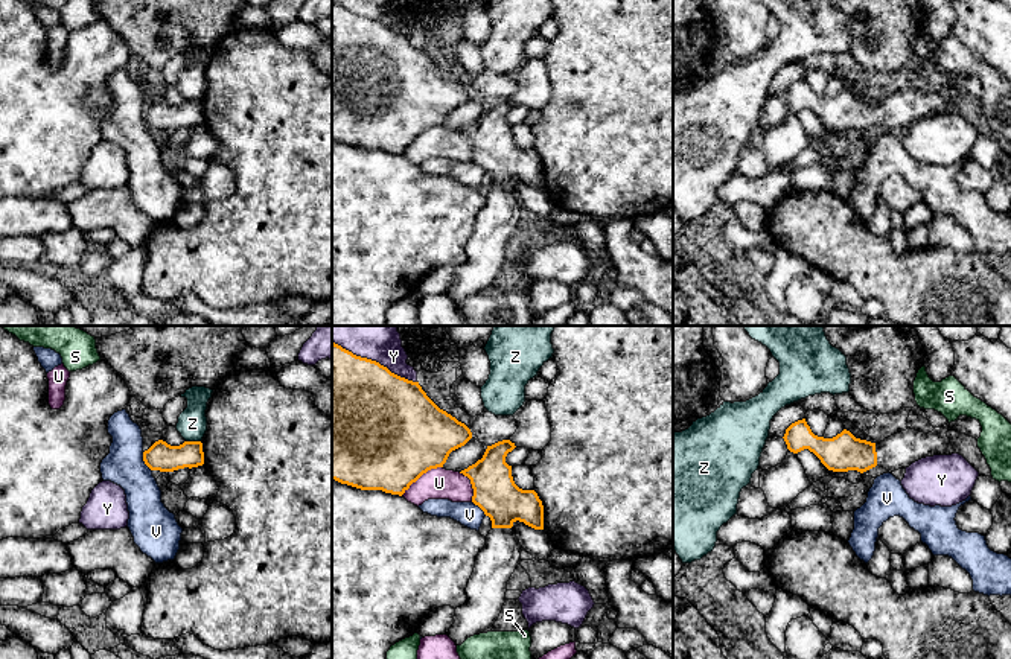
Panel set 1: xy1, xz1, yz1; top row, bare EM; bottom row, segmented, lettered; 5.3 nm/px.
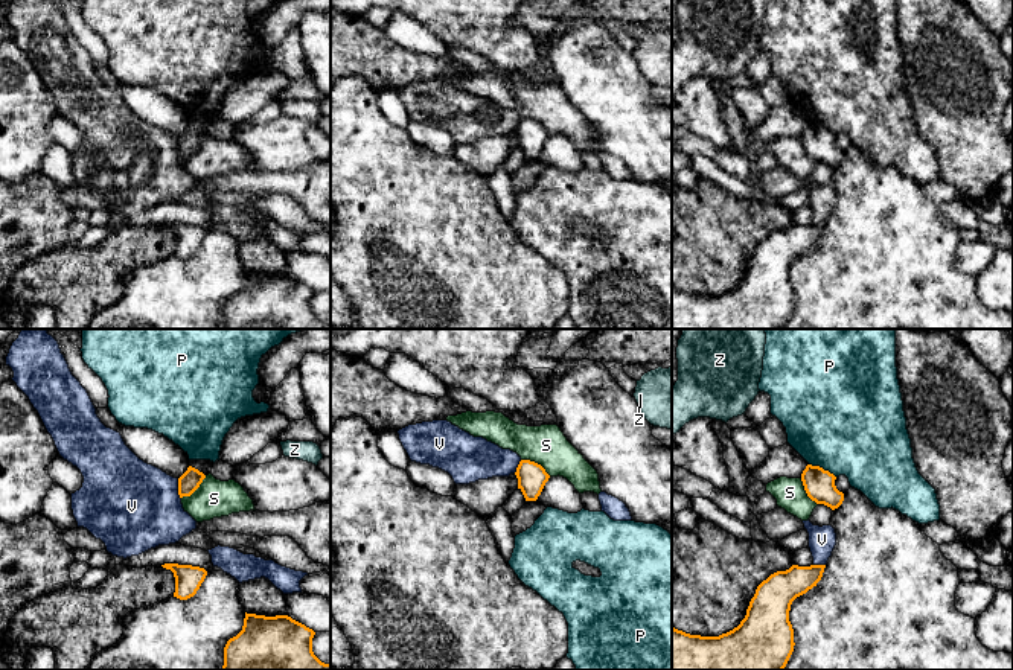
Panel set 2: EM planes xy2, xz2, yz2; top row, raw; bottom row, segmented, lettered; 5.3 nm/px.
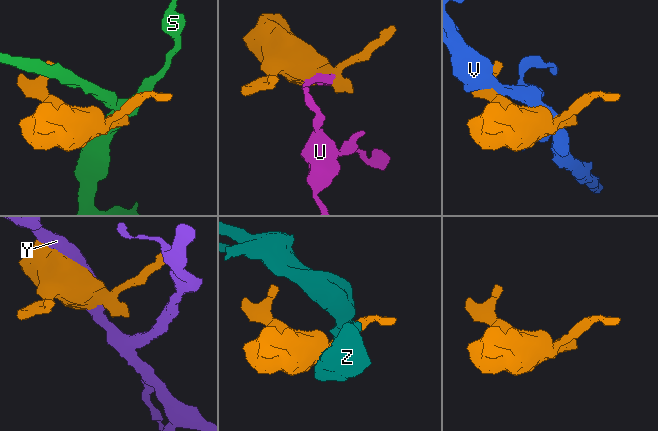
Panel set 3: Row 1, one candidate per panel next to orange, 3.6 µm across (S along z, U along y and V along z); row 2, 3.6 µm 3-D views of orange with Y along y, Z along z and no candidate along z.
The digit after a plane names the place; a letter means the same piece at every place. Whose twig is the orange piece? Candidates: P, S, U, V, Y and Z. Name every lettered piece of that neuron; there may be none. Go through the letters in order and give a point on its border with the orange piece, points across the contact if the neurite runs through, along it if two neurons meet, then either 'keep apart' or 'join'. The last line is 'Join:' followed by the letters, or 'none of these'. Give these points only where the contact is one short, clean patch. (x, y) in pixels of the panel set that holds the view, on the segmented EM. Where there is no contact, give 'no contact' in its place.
P: contact yz2 (821, 468); border yz2 (809, 463), (827, 469), (835, 477); keep apart
S: contact xz2 (536, 463); border xz2 (521, 459), (536, 462), (550, 475); keep apart
U: contact xz1 (420, 475); keep apart
V: contact xy2 (178, 489); keep apart
Y: contact xz1 (375, 361); keep apart
Z: contact xy1 (194, 442); border xy1 (186, 440), (200, 442); keep apart
Join: none of these

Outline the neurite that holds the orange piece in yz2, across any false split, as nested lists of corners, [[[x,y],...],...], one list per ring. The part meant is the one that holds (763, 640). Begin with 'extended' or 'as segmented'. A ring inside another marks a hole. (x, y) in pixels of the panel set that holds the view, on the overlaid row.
as segmented; [[[792,565],[771,574],[757,586],[740,624],[719,636],[690,635],[672,626],[672,670],[783,670],[795,646],[791,605],[816,586],[824,568],[826,565]]]

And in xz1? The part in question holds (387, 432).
as segmented; [[[332,341],[332,479],[402,496],[423,473],[443,467],[449,454],[470,438],[470,429],[440,409],[419,382]]]

